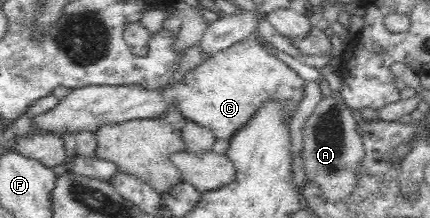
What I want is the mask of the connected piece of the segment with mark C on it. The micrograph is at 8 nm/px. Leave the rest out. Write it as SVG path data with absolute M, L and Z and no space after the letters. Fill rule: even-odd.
M256 37L237 41L225 50L210 54L182 80L162 89L146 89L138 85L89 85L73 89L54 109L34 115L34 130L54 132L63 136L66 131L95 131L106 124L128 120L159 118L168 107L177 105L186 120L213 131L215 138L228 141L240 128L249 123L262 104L278 100L282 104L283 121L288 124L298 103L304 97L305 81L292 68L268 53Z

